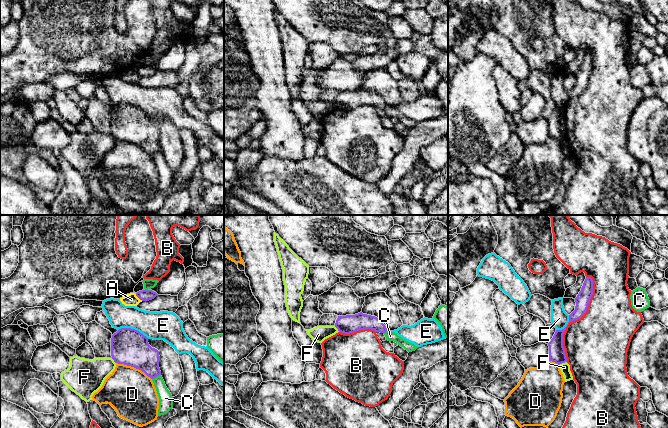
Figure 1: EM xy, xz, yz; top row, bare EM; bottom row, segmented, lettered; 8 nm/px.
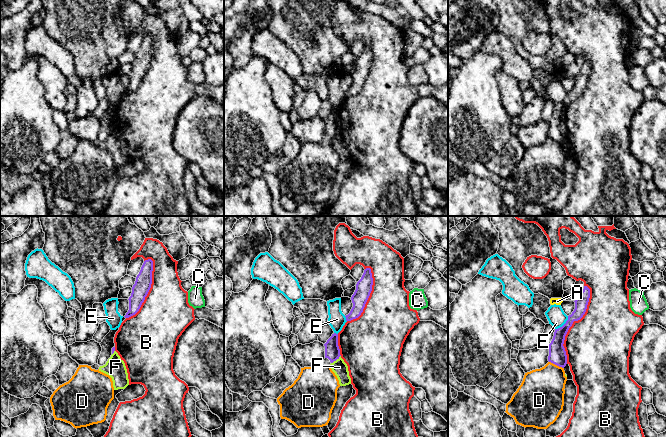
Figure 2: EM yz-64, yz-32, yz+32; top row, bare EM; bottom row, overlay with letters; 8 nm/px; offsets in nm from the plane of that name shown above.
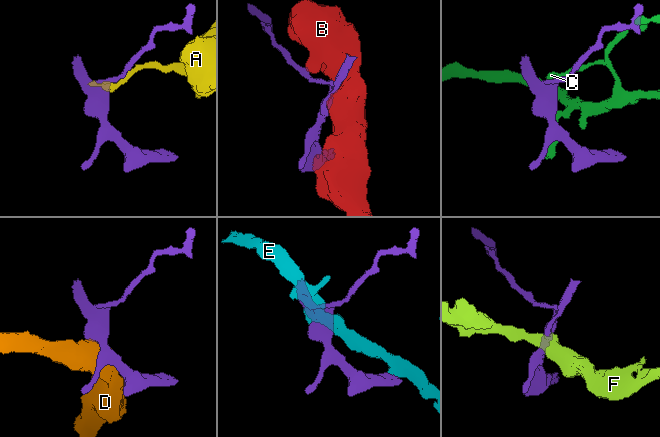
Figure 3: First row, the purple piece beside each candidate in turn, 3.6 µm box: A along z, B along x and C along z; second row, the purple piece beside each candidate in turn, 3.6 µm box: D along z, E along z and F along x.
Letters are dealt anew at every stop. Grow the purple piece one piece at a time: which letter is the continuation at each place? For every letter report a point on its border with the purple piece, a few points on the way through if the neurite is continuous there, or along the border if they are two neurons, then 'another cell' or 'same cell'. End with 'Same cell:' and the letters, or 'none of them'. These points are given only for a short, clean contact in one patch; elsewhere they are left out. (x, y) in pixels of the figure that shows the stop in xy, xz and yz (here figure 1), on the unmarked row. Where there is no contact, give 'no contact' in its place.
A: contact xy (139, 74); another cell
B: contact yz (576, 95); another cell
C: contact xy (156, 152); another cell
D: contact xy (134, 143); another cell
E: contact xy (133, 105); another cell
F: contact yz (562, 138); border yz (566, 137), (559, 141); another cell
Same cell: none of them

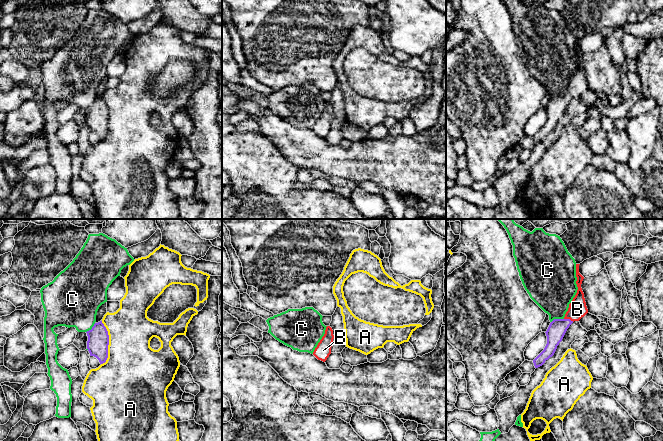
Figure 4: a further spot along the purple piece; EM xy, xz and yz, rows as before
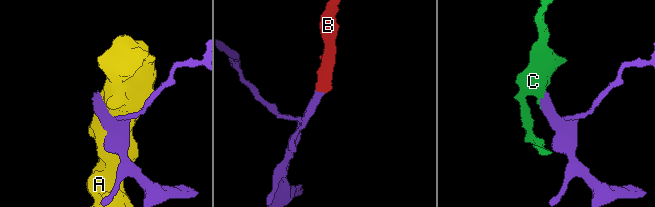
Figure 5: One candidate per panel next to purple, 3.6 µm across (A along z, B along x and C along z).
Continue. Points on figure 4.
A: contact xy (108, 119); another cell
B: contact yz (569, 95); way yz (558, 103), (569, 95), (577, 85); same cell
C: contact yz (557, 95); border yz (563, 94), (555, 94), (551, 98); another cell
Same cell: B

